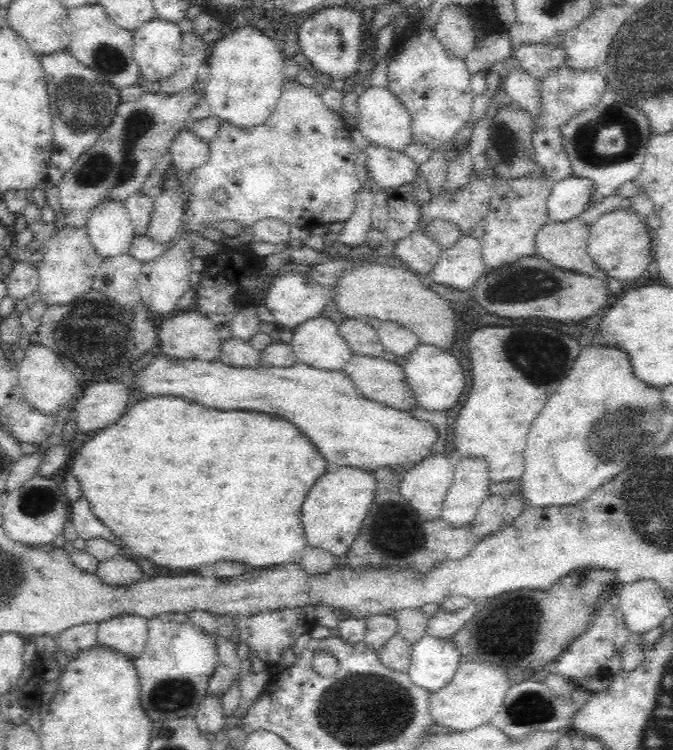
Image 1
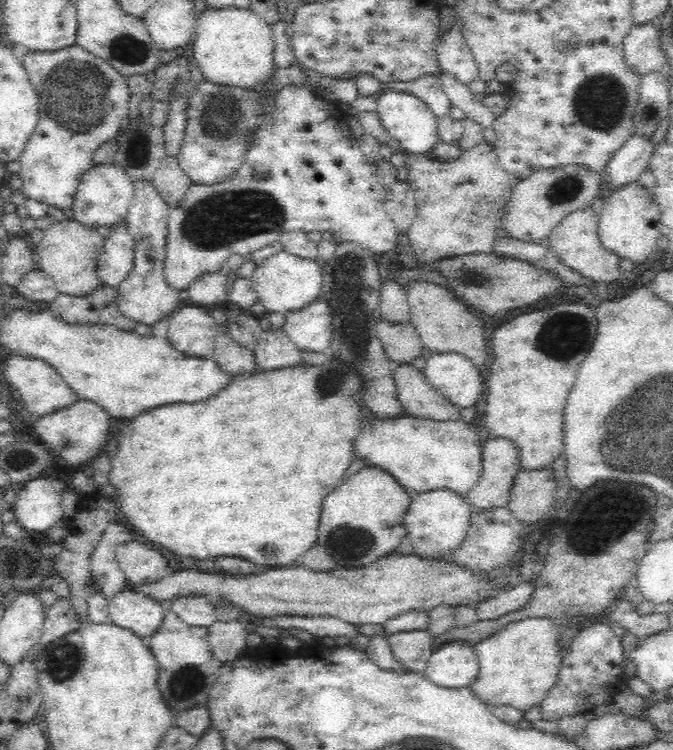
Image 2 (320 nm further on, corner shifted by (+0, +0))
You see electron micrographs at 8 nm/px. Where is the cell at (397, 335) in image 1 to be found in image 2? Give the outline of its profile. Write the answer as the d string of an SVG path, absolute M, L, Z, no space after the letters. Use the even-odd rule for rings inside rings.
M389 281L382 286L378 303L380 319L392 325L405 325L409 322L409 308L404 293L396 282Z

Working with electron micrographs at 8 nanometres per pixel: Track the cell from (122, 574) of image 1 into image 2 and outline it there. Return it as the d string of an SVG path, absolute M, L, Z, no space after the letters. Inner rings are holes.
M138 541L118 544L114 557L126 582L148 583L167 574L167 560L153 548Z

